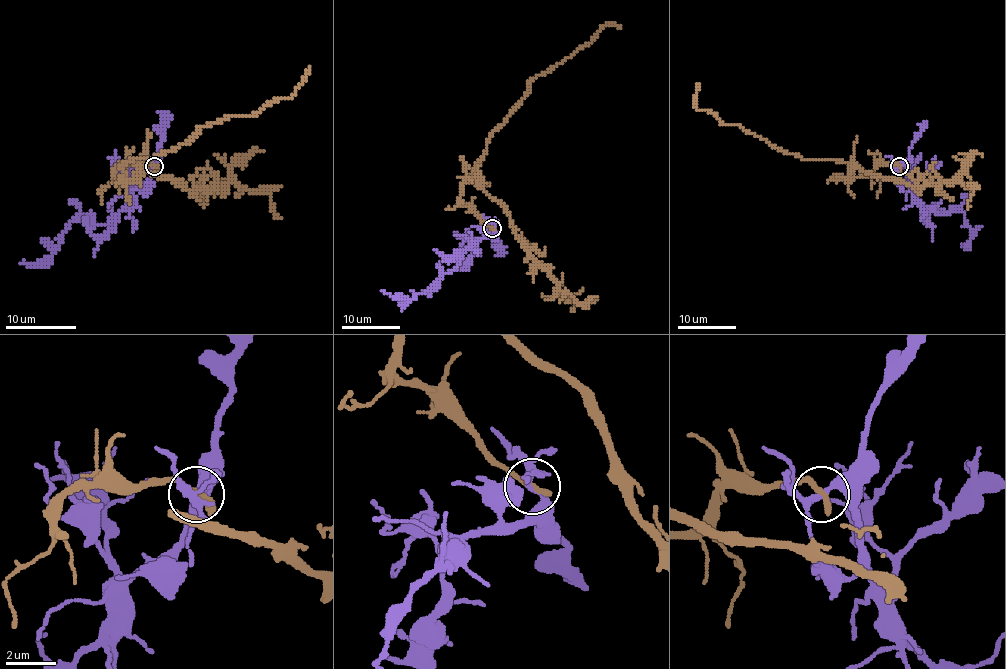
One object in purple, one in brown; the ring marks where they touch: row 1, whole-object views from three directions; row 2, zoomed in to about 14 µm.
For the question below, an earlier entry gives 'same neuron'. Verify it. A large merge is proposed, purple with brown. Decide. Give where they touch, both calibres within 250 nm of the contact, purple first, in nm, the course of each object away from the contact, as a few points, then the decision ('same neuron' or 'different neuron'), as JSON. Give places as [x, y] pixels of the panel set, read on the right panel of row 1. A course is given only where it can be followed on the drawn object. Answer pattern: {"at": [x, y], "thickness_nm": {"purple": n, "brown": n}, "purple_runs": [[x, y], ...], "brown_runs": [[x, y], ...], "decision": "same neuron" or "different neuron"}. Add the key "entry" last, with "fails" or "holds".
{"at": [899, 166], "thickness_nm": {"purple": 240, "brown": 340}, "purple_runs": [[899, 166], [905, 167], [913, 193], [937, 214], [955, 210], [964, 214], [969, 245], [961, 246]], "brown_runs": [[899, 166], [876, 164], [854, 176], [850, 163], [809, 160], [774, 147], [710, 110], [697, 110], [698, 83]], "decision": "different neuron", "entry": "fails"}

